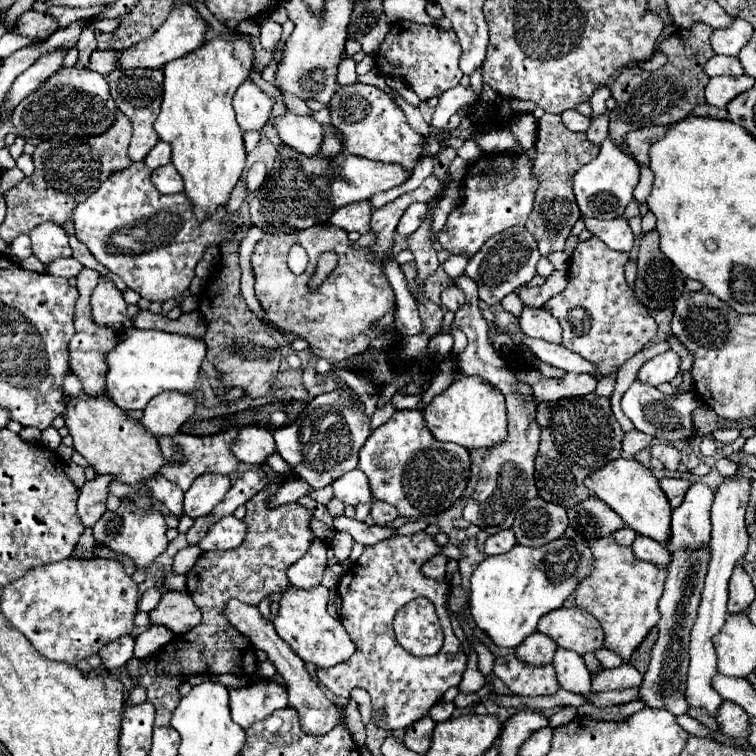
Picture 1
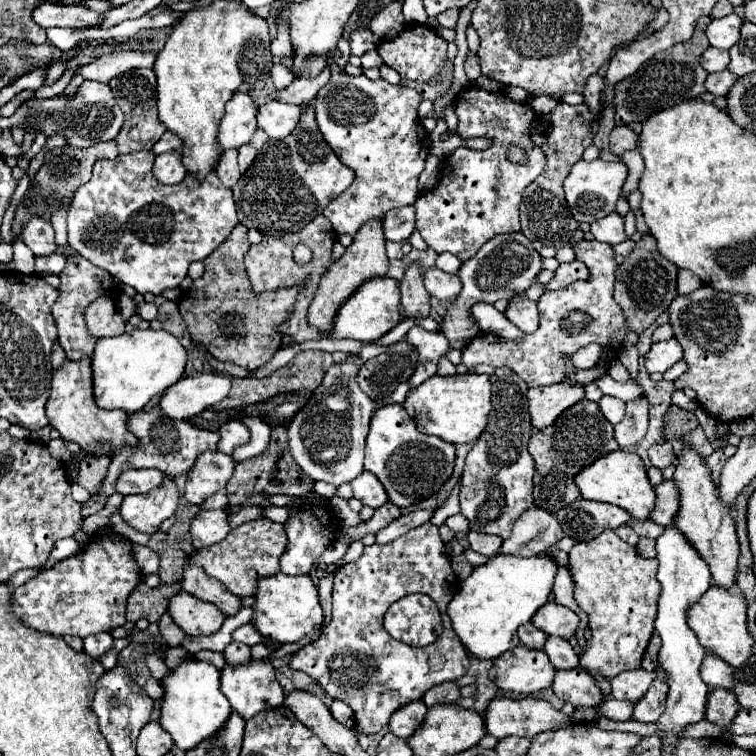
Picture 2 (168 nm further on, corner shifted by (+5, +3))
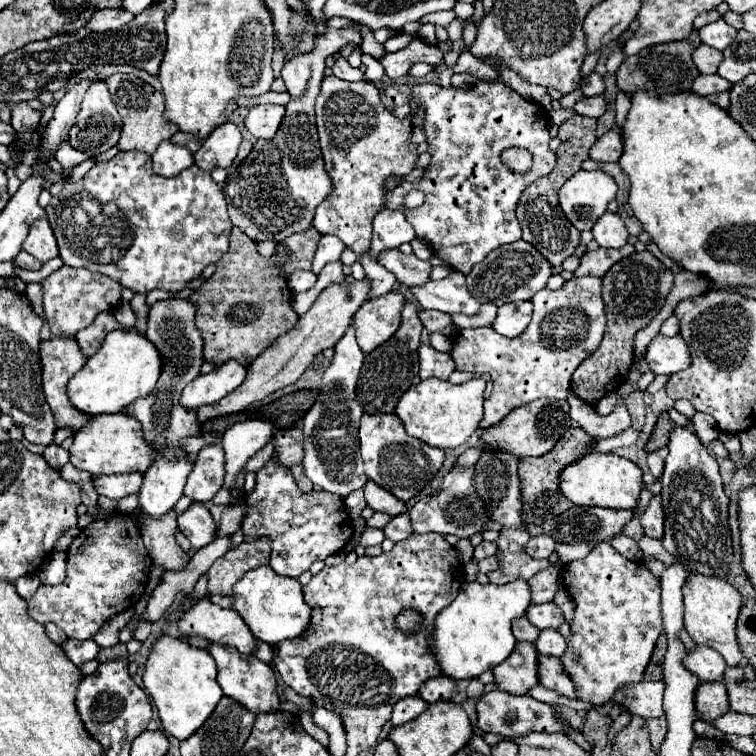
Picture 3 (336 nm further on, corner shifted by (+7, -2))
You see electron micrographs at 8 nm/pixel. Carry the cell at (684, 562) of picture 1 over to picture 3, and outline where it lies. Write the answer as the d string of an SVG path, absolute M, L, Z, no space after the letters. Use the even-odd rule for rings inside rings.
M660 716L660 718L648 718L646 726L648 726L648 732L650 732L652 748L654 748L654 752L658 752L660 742L664 740L664 734L666 734L666 718L664 716Z

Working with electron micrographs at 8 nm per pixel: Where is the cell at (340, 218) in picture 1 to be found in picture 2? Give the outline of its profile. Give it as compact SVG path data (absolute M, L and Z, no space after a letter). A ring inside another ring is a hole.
M336 63L330 65L330 71L332 71L330 81L318 91L318 95L314 99L316 121L318 121L318 127L320 127L326 143L332 147L336 157L346 167L350 167L356 177L354 177L354 183L344 193L340 193L336 199L332 199L328 203L328 207L324 209L324 217L332 223L332 227L338 235L348 233L350 237L354 237L364 223L368 223L372 219L380 219L386 211L390 211L394 207L406 207L416 201L418 177L420 177L420 173L424 169L424 161L430 153L430 145L428 145L430 135L426 133L426 129L420 123L418 105L422 101L422 95L414 87L390 85L384 79L370 81L364 75L350 77L350 75L342 73L342 69Z

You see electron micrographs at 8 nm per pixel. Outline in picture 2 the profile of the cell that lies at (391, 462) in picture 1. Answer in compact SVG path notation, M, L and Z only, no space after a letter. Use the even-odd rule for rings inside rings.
M384 405L374 411L366 437L364 469L380 479L390 501L400 509L436 493L452 475L454 457L456 447L438 437L418 433L416 423L402 405Z

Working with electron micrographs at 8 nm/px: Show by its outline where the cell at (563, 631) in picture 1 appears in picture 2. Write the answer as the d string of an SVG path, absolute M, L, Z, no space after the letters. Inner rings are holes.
M548 601L546 605L542 605L534 613L532 623L538 629L542 629L546 635L556 635L556 637L570 639L576 633L578 625L580 625L580 619L572 609Z

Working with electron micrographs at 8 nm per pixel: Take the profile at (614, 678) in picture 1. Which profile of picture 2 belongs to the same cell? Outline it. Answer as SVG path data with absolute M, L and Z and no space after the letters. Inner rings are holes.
M634 669L620 673L618 677L610 679L612 685L612 697L614 699L626 699L630 703L638 703L650 689L652 681L656 679L656 671L648 673L644 669Z

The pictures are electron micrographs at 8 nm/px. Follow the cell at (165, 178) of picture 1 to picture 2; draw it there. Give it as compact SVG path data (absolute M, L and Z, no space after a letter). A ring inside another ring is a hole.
M168 151L168 153L158 155L156 163L154 163L154 175L164 185L180 183L186 175L186 167L182 163L182 153L180 151Z

